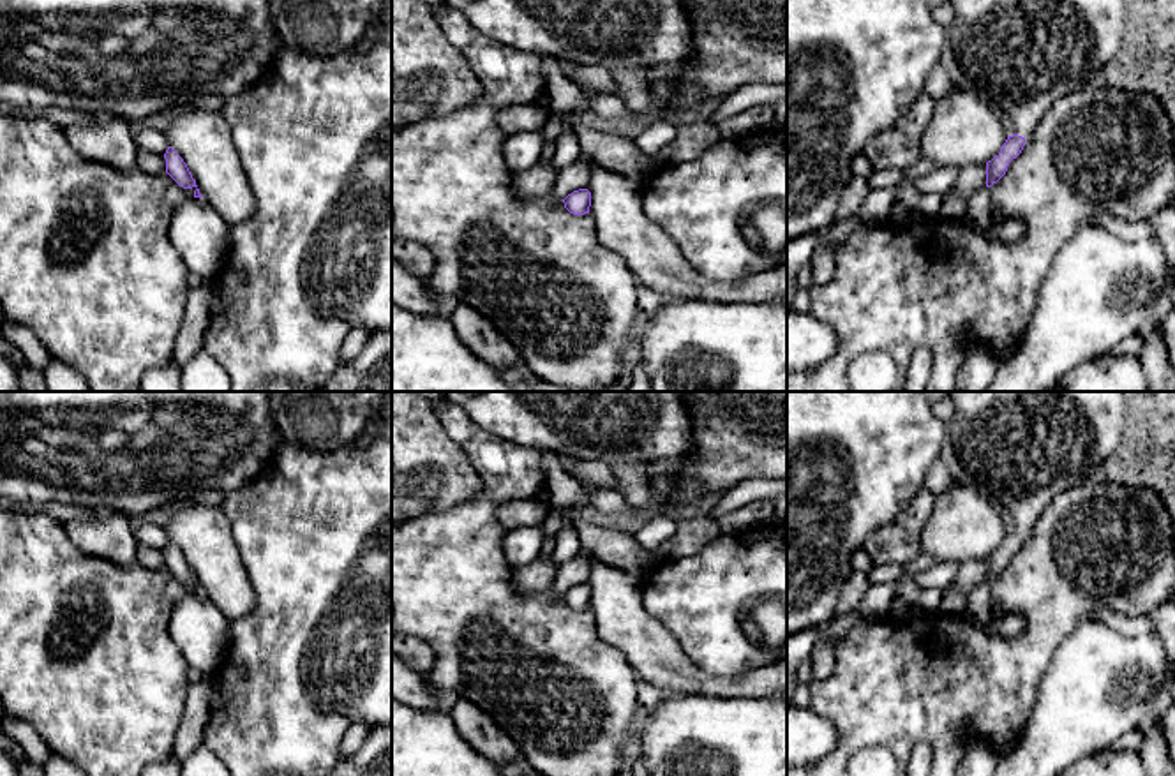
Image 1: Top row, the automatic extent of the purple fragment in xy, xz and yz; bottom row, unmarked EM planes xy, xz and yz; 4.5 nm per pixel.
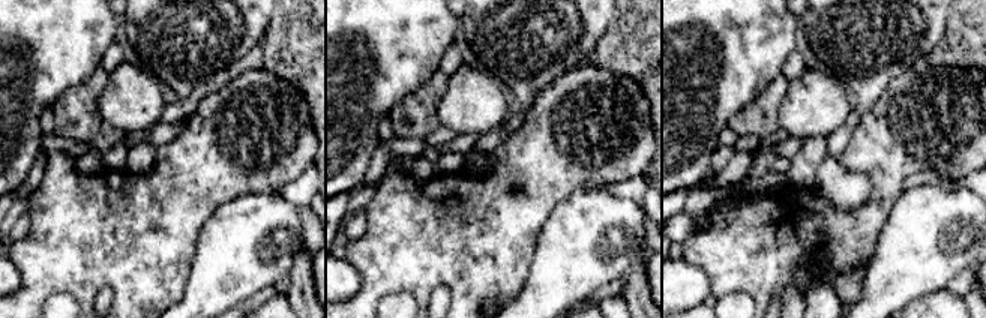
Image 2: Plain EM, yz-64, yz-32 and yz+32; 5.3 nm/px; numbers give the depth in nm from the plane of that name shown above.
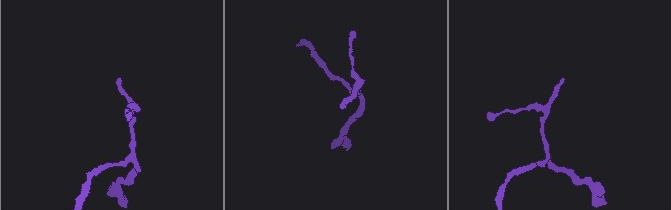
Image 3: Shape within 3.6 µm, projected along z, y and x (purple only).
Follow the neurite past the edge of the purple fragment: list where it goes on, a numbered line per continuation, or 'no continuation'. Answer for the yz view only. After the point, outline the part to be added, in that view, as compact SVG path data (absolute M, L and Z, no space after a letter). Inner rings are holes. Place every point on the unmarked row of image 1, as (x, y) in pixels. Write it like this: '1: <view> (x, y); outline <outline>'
1: yz (1024, 448); outline M949 392L949 397L954 416L946 427L960 462L1025 534L1059 494L1103 467L1126 427L1124 392Z

